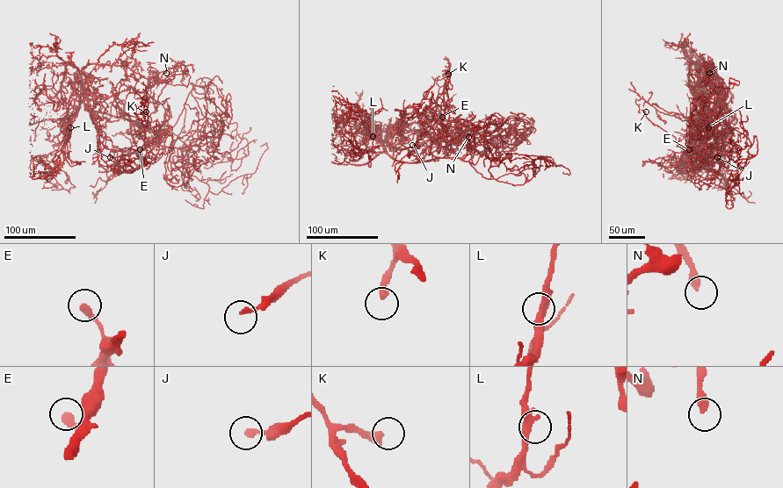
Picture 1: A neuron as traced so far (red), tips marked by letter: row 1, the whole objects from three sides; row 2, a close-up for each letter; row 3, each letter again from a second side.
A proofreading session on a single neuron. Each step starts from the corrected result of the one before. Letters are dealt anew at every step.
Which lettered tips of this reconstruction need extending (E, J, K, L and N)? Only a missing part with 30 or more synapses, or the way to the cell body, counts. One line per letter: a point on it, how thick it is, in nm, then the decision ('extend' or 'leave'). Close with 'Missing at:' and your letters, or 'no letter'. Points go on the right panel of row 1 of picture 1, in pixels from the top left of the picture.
E: at (689, 149); 280 nm thick; leave
J: at (717, 157); 190 nm thick; leave
K: at (646, 111); 320 nm thick; leave
L: at (708, 127); 320 nm thick; leave
N: at (709, 73); 320 nm thick; leave
Missing at: no letter

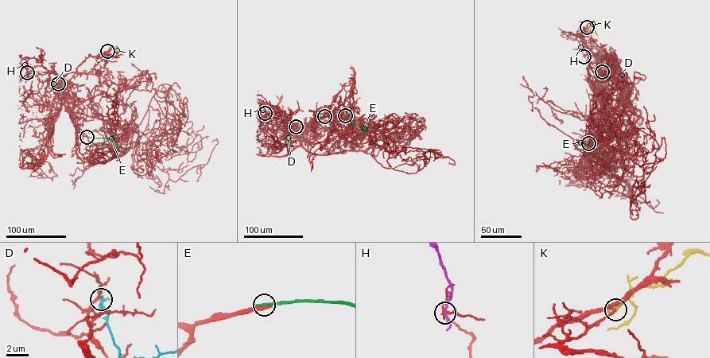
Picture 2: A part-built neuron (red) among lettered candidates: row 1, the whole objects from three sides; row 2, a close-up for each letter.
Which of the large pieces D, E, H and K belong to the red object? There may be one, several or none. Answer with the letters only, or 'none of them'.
K

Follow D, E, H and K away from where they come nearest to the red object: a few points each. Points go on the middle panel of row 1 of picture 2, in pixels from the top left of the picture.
D: (296, 126), (298, 132), (296, 140), (284, 135)
E: (324, 116), (350, 119), (352, 118), (363, 126), (361, 132)
H: (265, 113), (259, 100)
K: (345, 115), (355, 120), (354, 122)

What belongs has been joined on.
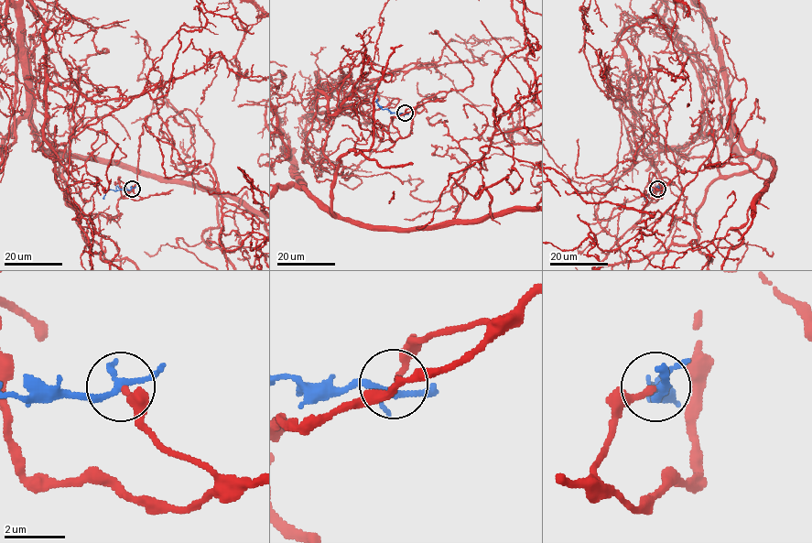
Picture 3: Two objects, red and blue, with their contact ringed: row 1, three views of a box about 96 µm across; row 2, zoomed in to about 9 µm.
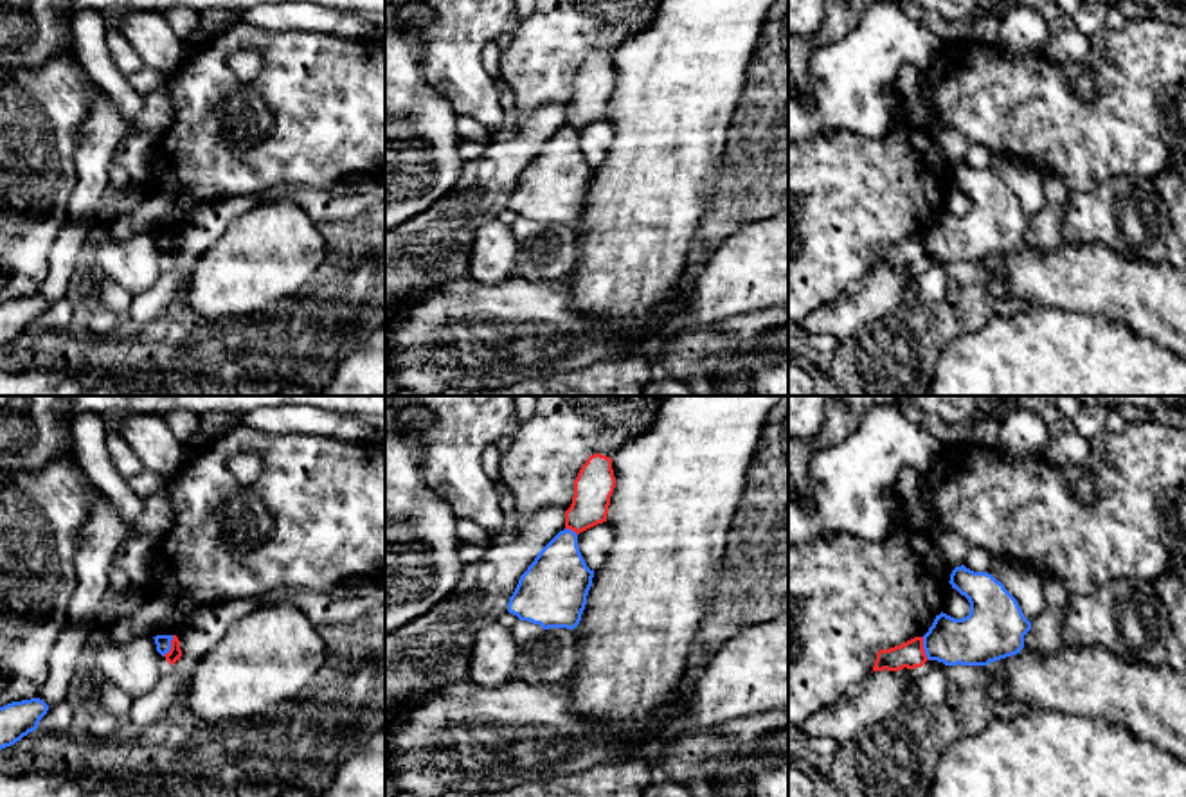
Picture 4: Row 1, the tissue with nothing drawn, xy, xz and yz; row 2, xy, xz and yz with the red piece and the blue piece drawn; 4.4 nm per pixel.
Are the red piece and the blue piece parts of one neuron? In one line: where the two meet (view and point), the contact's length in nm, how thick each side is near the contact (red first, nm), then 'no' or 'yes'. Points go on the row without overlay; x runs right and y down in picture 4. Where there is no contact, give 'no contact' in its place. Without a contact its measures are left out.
contact xy (171, 243); length 110 nm; calibres 60 and 70 nm; no

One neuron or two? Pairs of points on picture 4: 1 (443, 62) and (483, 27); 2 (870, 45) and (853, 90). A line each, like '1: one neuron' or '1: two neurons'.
1: one neuron
2: one neuron

